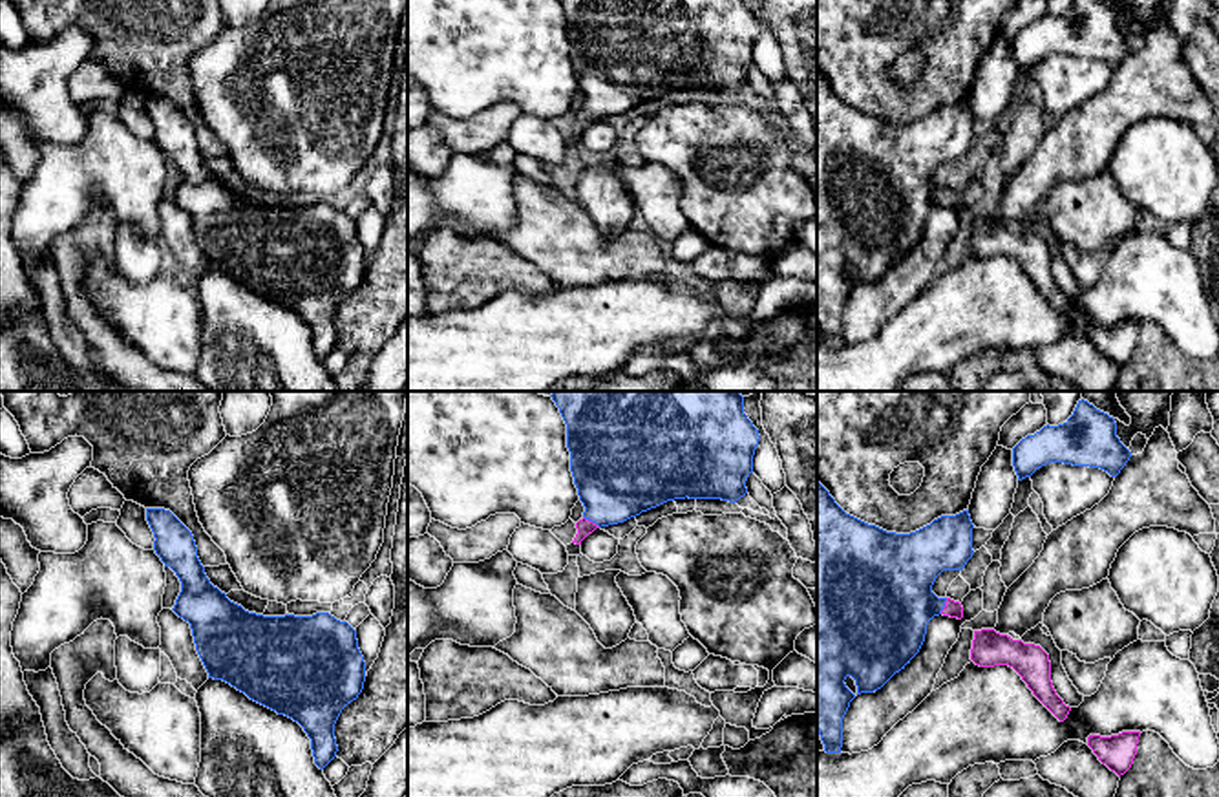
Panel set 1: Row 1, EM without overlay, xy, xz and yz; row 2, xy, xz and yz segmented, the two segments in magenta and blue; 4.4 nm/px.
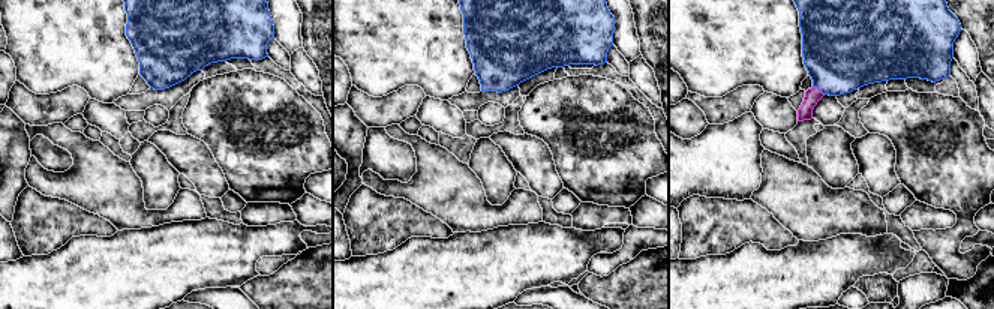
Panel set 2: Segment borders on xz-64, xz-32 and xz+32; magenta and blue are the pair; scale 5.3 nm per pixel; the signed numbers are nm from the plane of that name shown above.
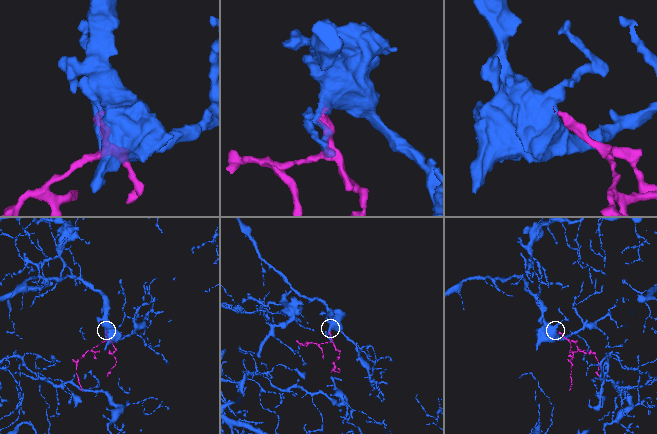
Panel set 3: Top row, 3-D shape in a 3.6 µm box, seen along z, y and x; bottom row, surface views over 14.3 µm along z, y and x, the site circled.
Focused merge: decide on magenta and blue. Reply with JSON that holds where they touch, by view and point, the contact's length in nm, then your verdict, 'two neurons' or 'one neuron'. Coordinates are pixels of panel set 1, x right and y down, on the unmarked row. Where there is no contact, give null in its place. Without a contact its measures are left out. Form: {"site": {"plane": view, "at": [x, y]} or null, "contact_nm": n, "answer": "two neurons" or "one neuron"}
{"site": {"plane": "xz", "at": [591, 112]}, "contact_nm": 90, "answer": "one neuron"}

